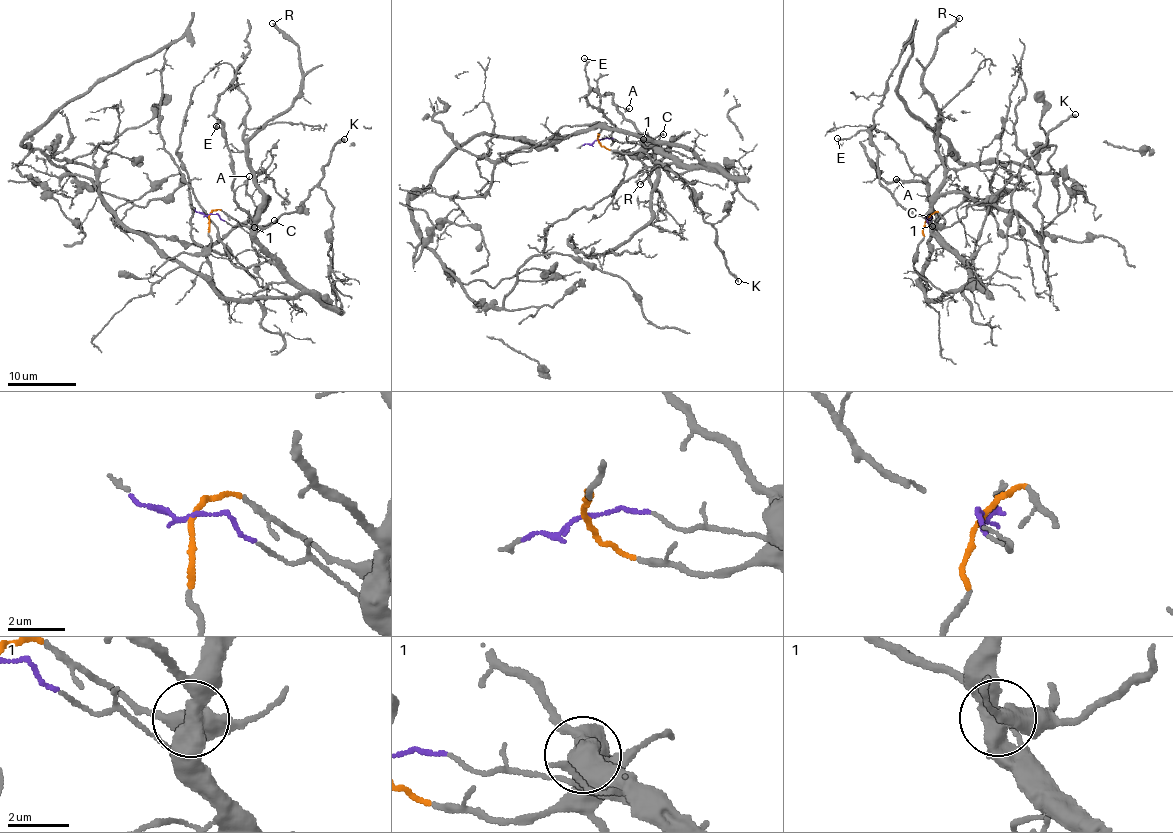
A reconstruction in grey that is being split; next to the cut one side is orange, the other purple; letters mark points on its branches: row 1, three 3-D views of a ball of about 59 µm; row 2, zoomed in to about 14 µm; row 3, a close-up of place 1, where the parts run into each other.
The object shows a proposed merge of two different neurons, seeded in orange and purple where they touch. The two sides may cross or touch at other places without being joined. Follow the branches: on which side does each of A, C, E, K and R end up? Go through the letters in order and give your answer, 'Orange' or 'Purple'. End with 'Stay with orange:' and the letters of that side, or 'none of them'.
A: Purple
C: Orange
E: Purple
K: Orange
R: Purple
Stay with orange: C, K

